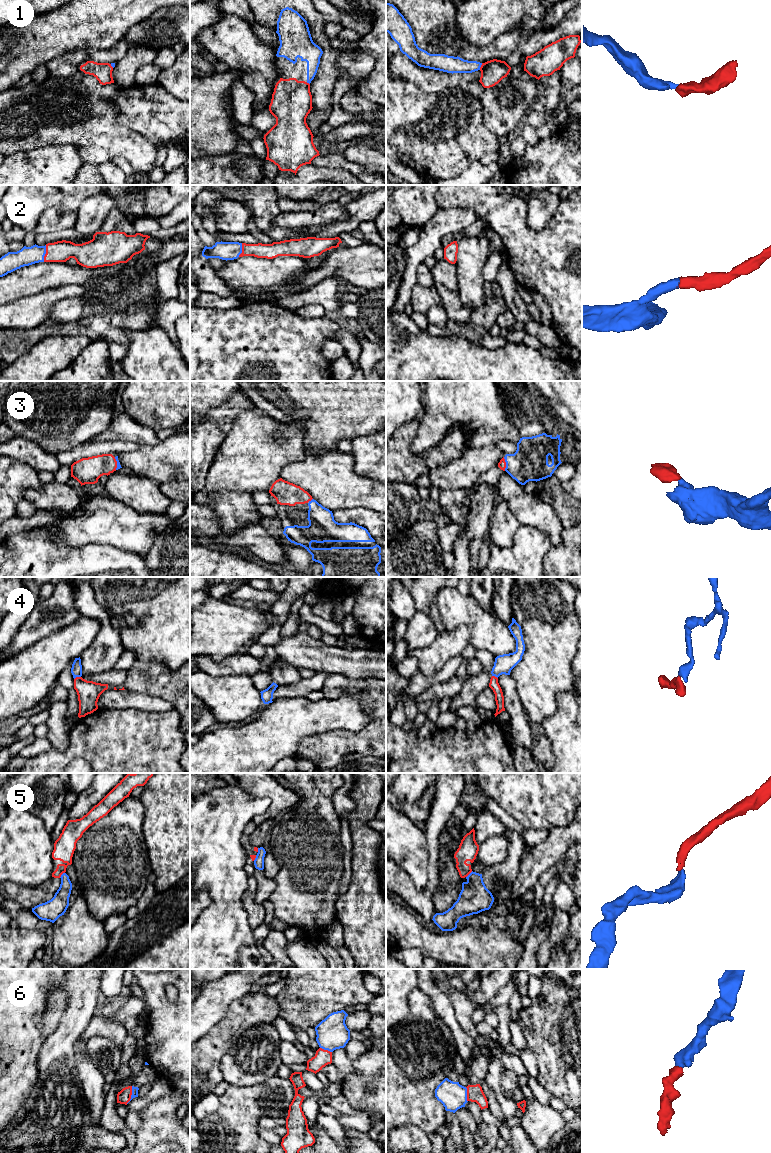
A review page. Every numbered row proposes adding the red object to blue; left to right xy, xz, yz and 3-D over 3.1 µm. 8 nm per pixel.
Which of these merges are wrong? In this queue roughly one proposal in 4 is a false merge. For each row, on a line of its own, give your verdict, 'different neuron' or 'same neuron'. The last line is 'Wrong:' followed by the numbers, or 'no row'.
1: same neuron
2: same neuron
3: same neuron
4: same neuron
5: different neuron
6: same neuron
Wrong: 5

